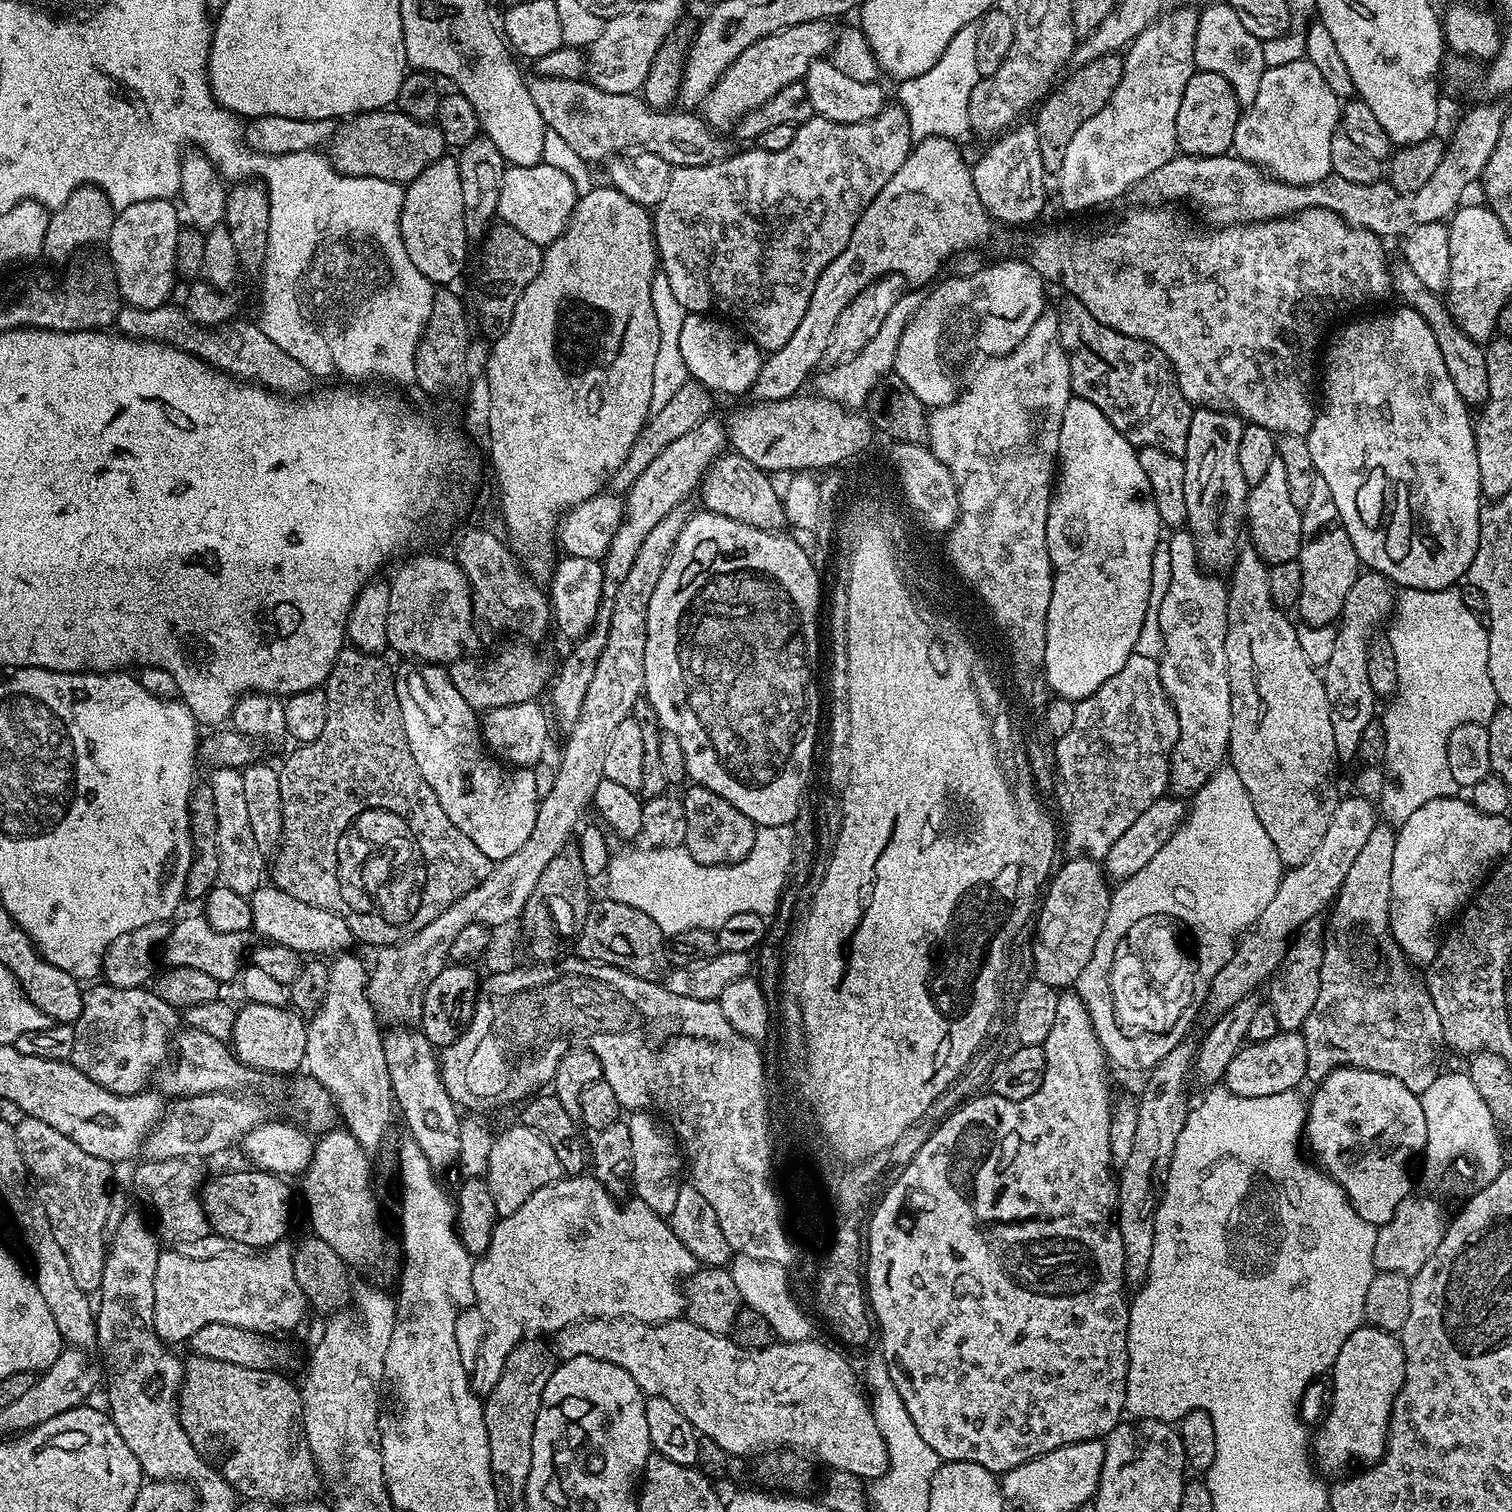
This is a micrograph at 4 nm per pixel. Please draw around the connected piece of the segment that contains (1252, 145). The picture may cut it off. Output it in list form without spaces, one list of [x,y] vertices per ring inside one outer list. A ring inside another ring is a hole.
[[[1307,58],[1273,68],[1265,67],[1254,102],[1249,108],[1241,111],[1238,126],[1234,126],[1231,151],[1247,164],[1254,164],[1261,170],[1267,170],[1283,184],[1313,184],[1333,175],[1330,138],[1334,138],[1338,130],[1341,111],[1342,100],[1326,86],[1320,71]]]

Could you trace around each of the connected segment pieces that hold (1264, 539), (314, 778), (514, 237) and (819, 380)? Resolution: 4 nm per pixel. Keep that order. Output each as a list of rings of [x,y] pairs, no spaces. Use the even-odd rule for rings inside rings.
[[[1277,456],[1266,470],[1262,482],[1251,485],[1248,493],[1246,513],[1246,536],[1251,547],[1264,559],[1265,564],[1295,561],[1300,554],[1300,546],[1306,539],[1306,525],[1302,510],[1290,502],[1290,486],[1286,483],[1286,469],[1282,458]]]
[[[345,646],[336,657],[336,664],[326,681],[328,695],[328,713],[326,714],[326,726],[322,734],[309,744],[301,744],[293,747],[294,750],[284,760],[284,765],[279,765],[280,773],[280,797],[282,798],[282,834],[278,837],[280,849],[276,852],[276,861],[270,864],[270,880],[275,887],[280,888],[290,898],[298,898],[298,902],[310,902],[310,906],[318,906],[322,910],[337,912],[346,922],[349,933],[356,936],[364,944],[371,946],[383,946],[386,944],[398,944],[412,936],[422,926],[434,922],[438,914],[442,914],[454,901],[462,898],[480,881],[488,877],[490,862],[450,818],[446,818],[446,810],[438,802],[434,790],[422,778],[422,770],[418,770],[418,762],[414,762],[414,754],[410,754],[410,742],[406,738],[406,730],[402,722],[402,714],[398,706],[398,694],[396,693],[396,677],[394,668],[386,661],[380,660],[379,655],[363,652],[351,646]]]
[[[500,222],[488,229],[483,237],[484,249],[480,252],[480,273],[476,276],[476,289],[472,292],[470,308],[474,320],[480,323],[481,332],[495,342],[506,334],[510,326],[510,318],[514,318],[514,306],[518,306],[518,298],[522,298],[522,290],[538,278],[542,270],[544,248],[530,242],[526,234],[518,234],[514,226]]]
[[[905,291],[904,295],[898,298],[898,302],[894,302],[894,307],[890,309],[890,315],[883,320],[878,334],[874,334],[874,338],[870,338],[870,342],[866,342],[862,350],[858,350],[843,362],[837,363],[840,364],[837,368],[824,373],[821,371],[815,377],[814,384],[816,382],[816,388],[820,391],[817,393],[823,399],[833,400],[834,403],[841,404],[849,410],[860,410],[867,405],[868,395],[885,376],[892,372],[892,363],[898,354],[898,342],[902,342],[902,330],[907,326],[908,319],[918,310],[922,299],[921,293],[916,292],[919,291]]]

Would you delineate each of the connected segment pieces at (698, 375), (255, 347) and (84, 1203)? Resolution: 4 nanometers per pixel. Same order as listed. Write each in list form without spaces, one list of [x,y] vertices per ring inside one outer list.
[[[688,314],[682,322],[682,335],[678,338],[682,362],[686,362],[689,377],[713,394],[725,392],[728,396],[751,393],[758,378],[762,353],[747,336],[731,323],[712,314]]]
[[[169,302],[157,308],[121,307],[116,315],[115,327],[123,335],[134,340],[155,340],[157,344],[170,344],[183,348],[190,356],[196,356],[213,368],[227,372],[233,378],[244,382],[255,382],[277,394],[299,398],[311,393],[314,377],[286,350],[274,346],[260,328],[259,323],[247,324],[241,318],[233,319],[219,326],[205,326],[196,323],[183,307],[175,308]]]
[[[25,1116],[15,1130],[16,1146],[24,1167],[28,1169],[35,1203],[48,1220],[58,1246],[62,1246],[62,1254],[66,1254],[74,1282],[78,1282],[80,1289],[86,1293],[99,1293],[106,1236],[100,1233],[98,1225],[92,1224],[92,1216],[104,1216],[108,1212],[107,1184],[112,1176],[108,1169],[111,1168],[109,1161],[86,1154],[86,1150],[82,1150],[82,1146],[74,1146],[66,1134],[58,1134],[54,1126],[46,1126],[42,1118]]]

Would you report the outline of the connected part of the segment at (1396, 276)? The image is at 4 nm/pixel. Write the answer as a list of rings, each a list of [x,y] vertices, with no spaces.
[[[1403,262],[1393,263],[1392,270],[1392,291],[1398,297],[1401,296],[1403,303],[1409,308],[1413,308],[1418,314],[1422,314],[1422,318],[1426,318],[1426,322],[1430,326],[1430,330],[1434,330],[1434,339],[1438,341],[1438,350],[1442,350],[1442,362],[1446,362],[1446,371],[1450,374],[1450,382],[1454,382],[1454,386],[1458,389],[1458,394],[1463,398],[1465,404],[1469,406],[1483,405],[1488,399],[1488,383],[1486,382],[1486,358],[1484,357],[1484,348],[1475,340],[1471,340],[1468,335],[1461,330],[1454,322],[1454,318],[1448,312],[1447,303],[1442,299],[1441,293],[1430,290],[1421,279],[1414,274],[1414,270],[1410,270],[1410,266]]]

